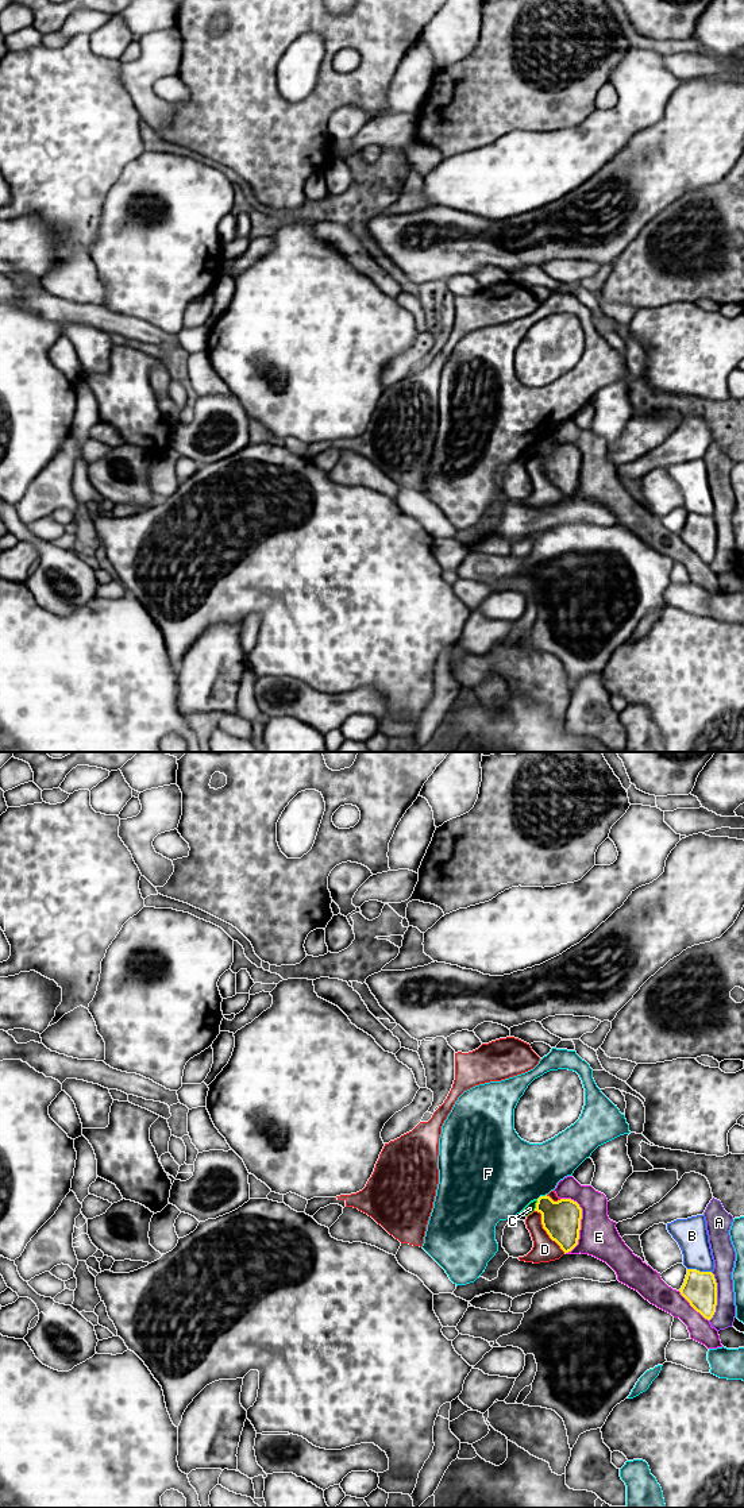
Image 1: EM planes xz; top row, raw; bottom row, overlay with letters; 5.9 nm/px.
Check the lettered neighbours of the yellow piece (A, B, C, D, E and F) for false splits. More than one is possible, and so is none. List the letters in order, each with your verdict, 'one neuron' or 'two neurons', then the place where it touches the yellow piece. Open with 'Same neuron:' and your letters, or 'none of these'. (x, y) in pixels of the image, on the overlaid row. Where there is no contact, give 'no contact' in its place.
Same neuron: none of these
A: two neurons; contact xz (716, 1296)
B: two neurons; contact xz (698, 1271)
C: two neurons; contact xz (536, 1206)
D: two neurons; contact xz (546, 1230)
E: two neurons; contact xz (579, 1226)
F: two neurons; contact xz (540, 1196)

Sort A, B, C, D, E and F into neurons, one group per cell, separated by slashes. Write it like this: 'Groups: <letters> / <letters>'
Groups: A / B / C / D / E / F

